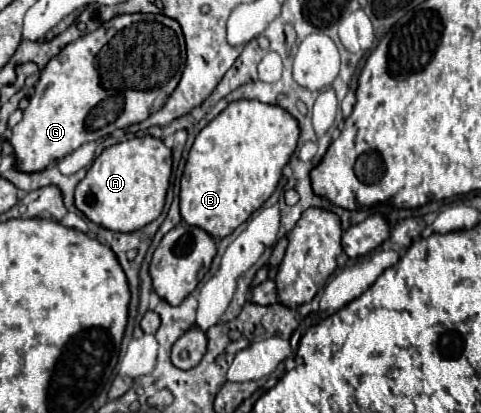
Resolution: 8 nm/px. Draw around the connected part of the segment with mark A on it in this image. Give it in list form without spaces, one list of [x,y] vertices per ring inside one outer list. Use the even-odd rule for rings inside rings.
[[[152,135],[134,137],[104,149],[94,159],[86,177],[76,187],[74,203],[90,221],[106,229],[130,233],[134,229],[142,229],[142,225],[148,225],[162,213],[170,175],[172,149]]]

